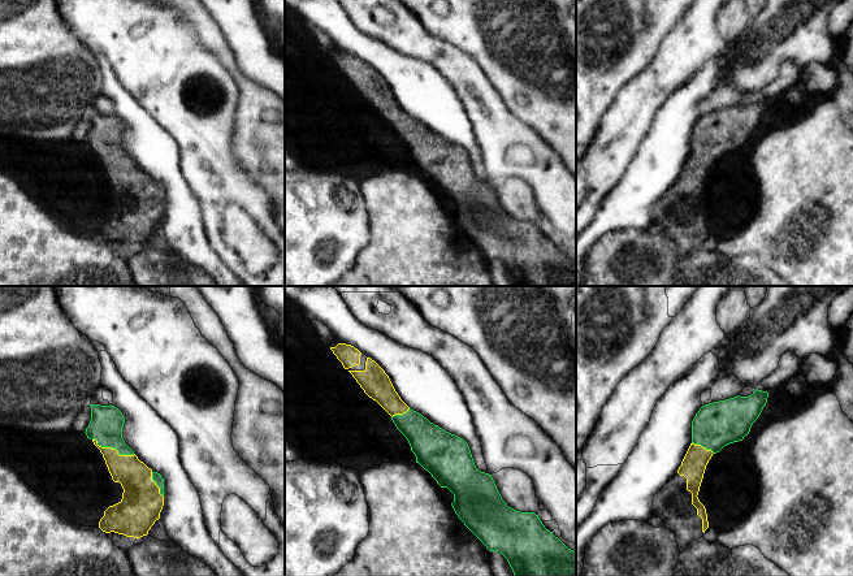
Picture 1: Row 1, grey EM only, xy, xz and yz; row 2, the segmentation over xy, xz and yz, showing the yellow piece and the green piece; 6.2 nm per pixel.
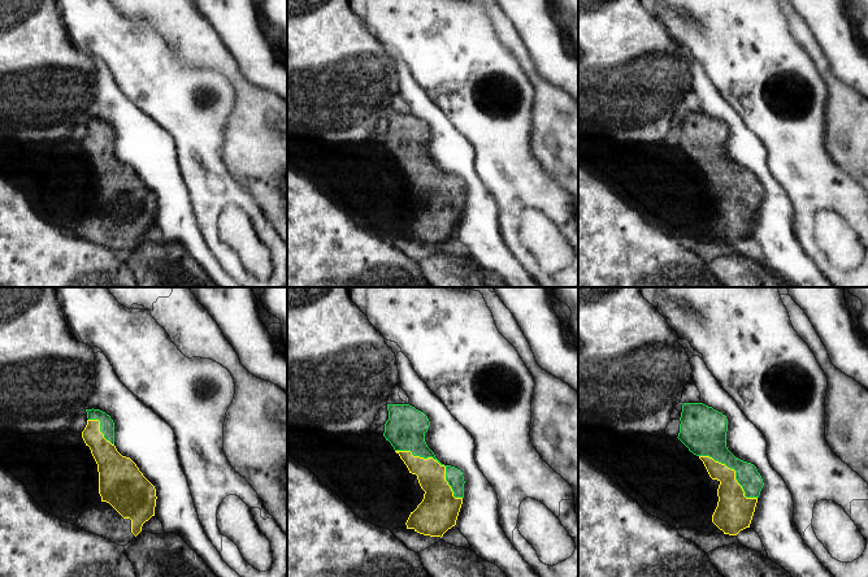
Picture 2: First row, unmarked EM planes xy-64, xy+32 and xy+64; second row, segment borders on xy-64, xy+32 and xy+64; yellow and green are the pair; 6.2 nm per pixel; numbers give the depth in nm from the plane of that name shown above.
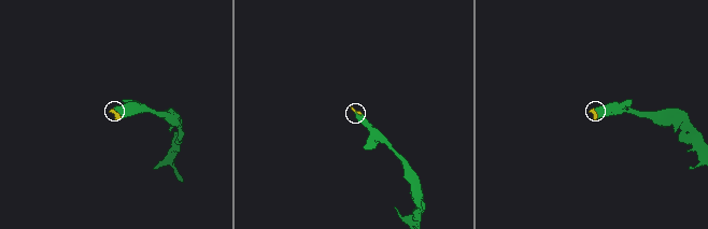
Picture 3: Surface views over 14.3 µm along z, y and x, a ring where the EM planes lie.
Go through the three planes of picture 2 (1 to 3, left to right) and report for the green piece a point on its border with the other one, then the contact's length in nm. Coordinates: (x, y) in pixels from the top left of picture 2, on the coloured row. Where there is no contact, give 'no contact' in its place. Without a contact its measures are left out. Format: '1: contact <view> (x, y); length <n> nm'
1: contact xy-64 (99, 429); length 220 nm
2: contact xy+32 (437, 461); length 500 nm
3: contact xy+64 (734, 472); length 440 nm

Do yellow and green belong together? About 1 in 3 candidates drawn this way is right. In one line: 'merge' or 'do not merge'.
merge

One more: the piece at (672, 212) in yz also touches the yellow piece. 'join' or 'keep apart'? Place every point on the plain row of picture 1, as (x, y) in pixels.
join

